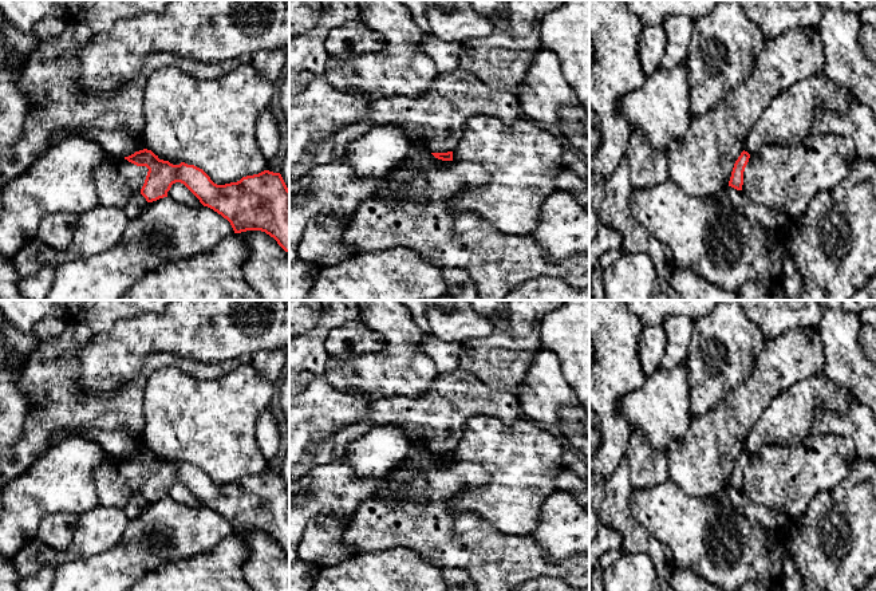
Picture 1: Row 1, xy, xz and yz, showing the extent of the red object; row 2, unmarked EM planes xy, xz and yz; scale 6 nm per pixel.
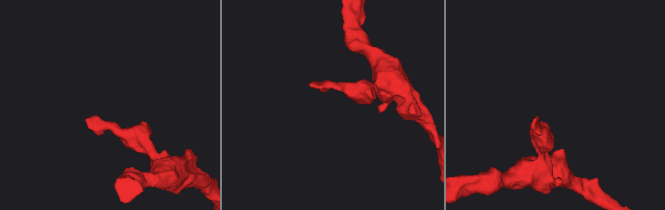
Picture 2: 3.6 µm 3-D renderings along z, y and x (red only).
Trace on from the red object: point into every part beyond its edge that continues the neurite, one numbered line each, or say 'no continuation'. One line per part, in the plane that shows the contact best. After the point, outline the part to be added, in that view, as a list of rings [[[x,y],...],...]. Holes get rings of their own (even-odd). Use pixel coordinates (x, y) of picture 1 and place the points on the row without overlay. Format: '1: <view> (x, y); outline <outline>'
no continuation

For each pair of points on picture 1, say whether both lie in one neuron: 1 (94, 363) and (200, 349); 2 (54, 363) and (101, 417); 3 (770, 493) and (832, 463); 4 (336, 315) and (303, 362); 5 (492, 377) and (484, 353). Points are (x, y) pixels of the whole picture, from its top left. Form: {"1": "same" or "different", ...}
{"1": "same", "2": "same", "3": "same", "4": "same", "5": "same"}

